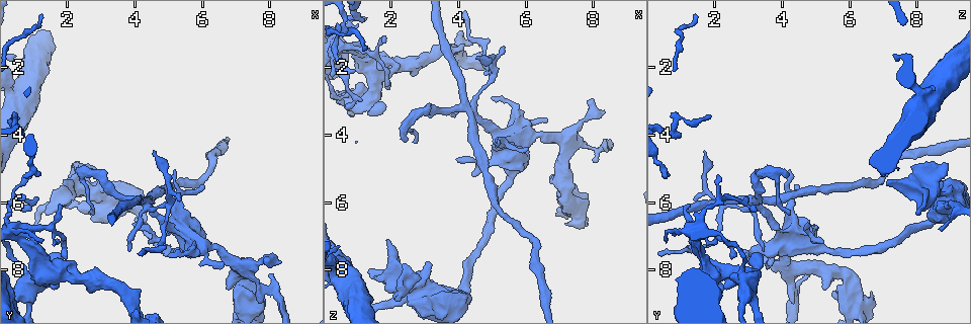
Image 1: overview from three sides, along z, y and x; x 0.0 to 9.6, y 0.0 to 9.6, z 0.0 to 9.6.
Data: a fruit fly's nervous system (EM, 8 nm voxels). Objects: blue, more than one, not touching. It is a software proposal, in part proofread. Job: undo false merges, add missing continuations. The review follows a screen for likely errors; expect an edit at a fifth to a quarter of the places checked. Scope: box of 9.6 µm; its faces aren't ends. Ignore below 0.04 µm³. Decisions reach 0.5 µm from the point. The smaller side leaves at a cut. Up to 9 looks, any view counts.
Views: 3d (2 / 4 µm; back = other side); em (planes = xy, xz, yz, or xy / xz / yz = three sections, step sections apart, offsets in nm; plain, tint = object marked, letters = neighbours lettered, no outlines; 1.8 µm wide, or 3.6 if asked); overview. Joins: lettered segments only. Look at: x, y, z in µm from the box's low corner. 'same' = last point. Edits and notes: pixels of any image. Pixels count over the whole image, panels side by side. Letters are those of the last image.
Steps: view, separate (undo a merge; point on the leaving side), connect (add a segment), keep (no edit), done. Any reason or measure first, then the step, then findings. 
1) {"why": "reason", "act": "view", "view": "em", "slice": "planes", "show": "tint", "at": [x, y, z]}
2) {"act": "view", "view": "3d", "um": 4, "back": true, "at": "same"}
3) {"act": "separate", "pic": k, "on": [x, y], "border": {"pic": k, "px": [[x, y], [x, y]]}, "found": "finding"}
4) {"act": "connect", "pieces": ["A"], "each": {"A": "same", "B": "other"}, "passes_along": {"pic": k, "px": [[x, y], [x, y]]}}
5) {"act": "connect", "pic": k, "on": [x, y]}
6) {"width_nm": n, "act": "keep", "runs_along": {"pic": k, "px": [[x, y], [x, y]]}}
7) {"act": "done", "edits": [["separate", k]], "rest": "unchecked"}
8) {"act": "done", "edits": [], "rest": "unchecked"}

{"why": "arms part here", "act": "view", "view": "em", "slice": "planes", "show": "tint", "at": [3.90, 9.10, 1.45]}

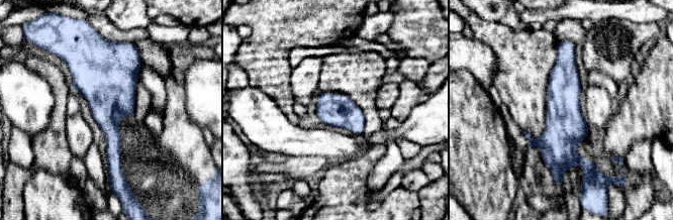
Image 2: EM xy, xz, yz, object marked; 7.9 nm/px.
{"why": "what lies round it", "act": "view", "view": "em", "slice": "planes", "show": "letters", "at": "same"}

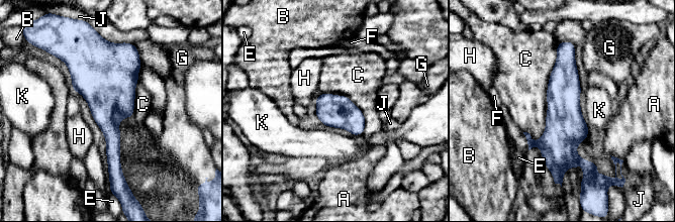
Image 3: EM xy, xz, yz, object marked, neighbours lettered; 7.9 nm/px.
{"width_nm": 260, "act": "keep", "each": {"A": "other", "B": "other", "C": "other", "E": "other", "F": "other", "G": "other", "H": "other", "J": "other", "K": "other"}, "runs_along": {"pic": 3, "px": [[567, 48], [557, 170]]}, "found": "all the same cell"}

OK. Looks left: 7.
{"why": "four-way junction", "act": "view", "view": "em", "slice": "planes", "show": "plain", "at": [7.20, 7.95, 4.20]}

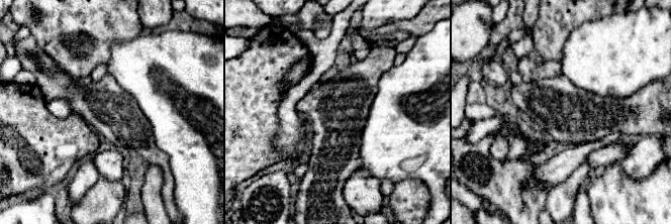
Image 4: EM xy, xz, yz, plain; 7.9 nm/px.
{"act": "view", "view": "em", "slice": "planes", "show": "letters", "at": "same"}

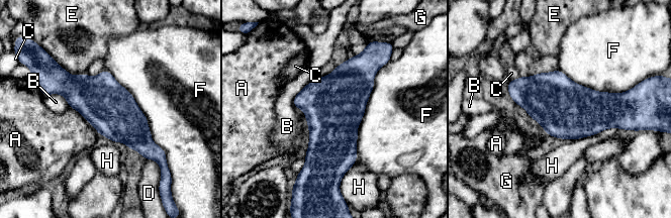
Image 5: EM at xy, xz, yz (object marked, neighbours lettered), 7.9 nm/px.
{"longest_contact_nm": ["F", 850], "act": "keep", "each": {"A": "other", "B": "other", "C": "other", "D": "other", "E": "other", "F": "other", "G": "other", "H": "other"}, "border": {"pic": 5, "px": [[388, 62], [374, 78], [354, 162]]}, "found": "all the same cell"}

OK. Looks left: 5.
{"why": "branch stops here", "act": "view", "view": "em", "slice": "yz", "step": 16, "show": "letters", "at": [5.30, 5.95, 1.40]}

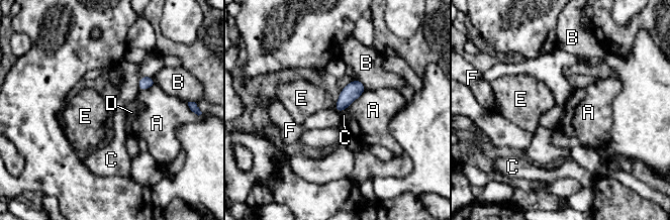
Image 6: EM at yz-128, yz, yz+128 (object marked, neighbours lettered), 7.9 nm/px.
{"act": "keep", "each": {"A": "other", "B": "other", "C": "other", "D": "other", "E": "other", "F": "other"}, "border": {"pic": 6, "px": [[334, 110], [339, 113]]}, "found": "no lettered segment goes on from it"}

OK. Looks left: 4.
{"why": "free end", "act": "view", "view": "em", "slice": "xy", "step": 16, "show": "tint", "at": [2.30, 7.80, 1.95]}

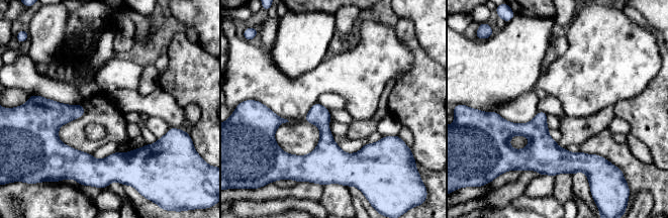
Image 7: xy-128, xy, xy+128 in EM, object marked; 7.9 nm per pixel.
{"why": "another direction", "act": "view", "view": "em", "slice": "planes", "show": "letters", "at": "same"}

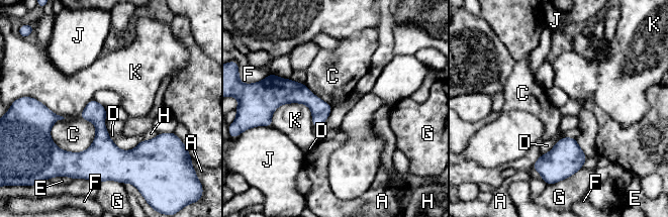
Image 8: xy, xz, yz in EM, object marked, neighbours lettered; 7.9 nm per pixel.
{"width_nm": 160, "longest_contact_nm": ["C", 380], "act": "keep", "each": {"A": "other", "C": "other", "D": "other", "E": "other", "F": "other", "G": "other", "H": "other", "J": "other", "K": "other"}, "found": "no lettered segment goes on from it"}

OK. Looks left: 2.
{"act": "done", "edits": [], "rest": "unchecked"}

